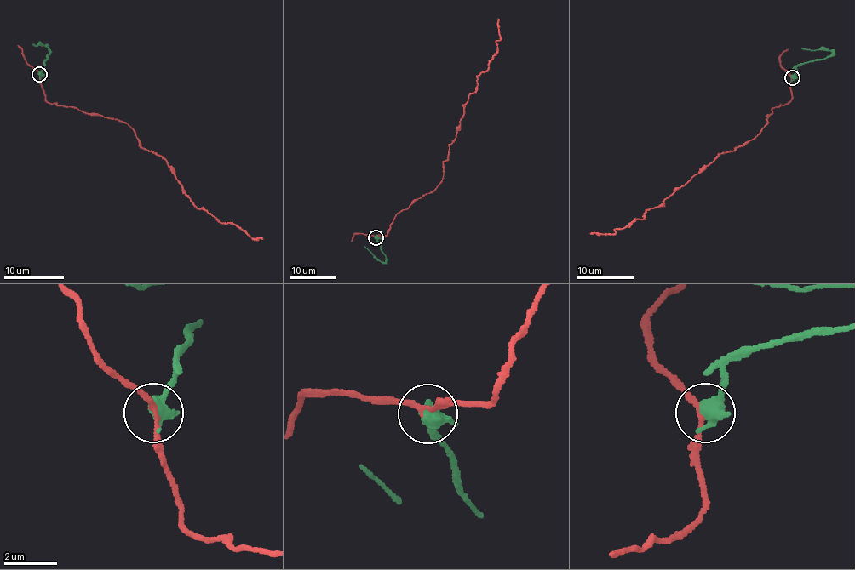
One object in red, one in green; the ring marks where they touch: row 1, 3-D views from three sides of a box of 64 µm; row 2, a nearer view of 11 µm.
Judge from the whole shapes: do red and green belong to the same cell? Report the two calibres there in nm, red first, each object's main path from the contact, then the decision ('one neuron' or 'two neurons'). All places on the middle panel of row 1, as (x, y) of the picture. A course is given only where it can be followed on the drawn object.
calibres 180 and 550 nm; course red (375, 236), (385, 236), (398, 213), (440, 182), (448, 147), (475, 90), (477, 76), (497, 52), (499, 19); course green (375, 236), (385, 261), (379, 261), (364, 245); two neurons

